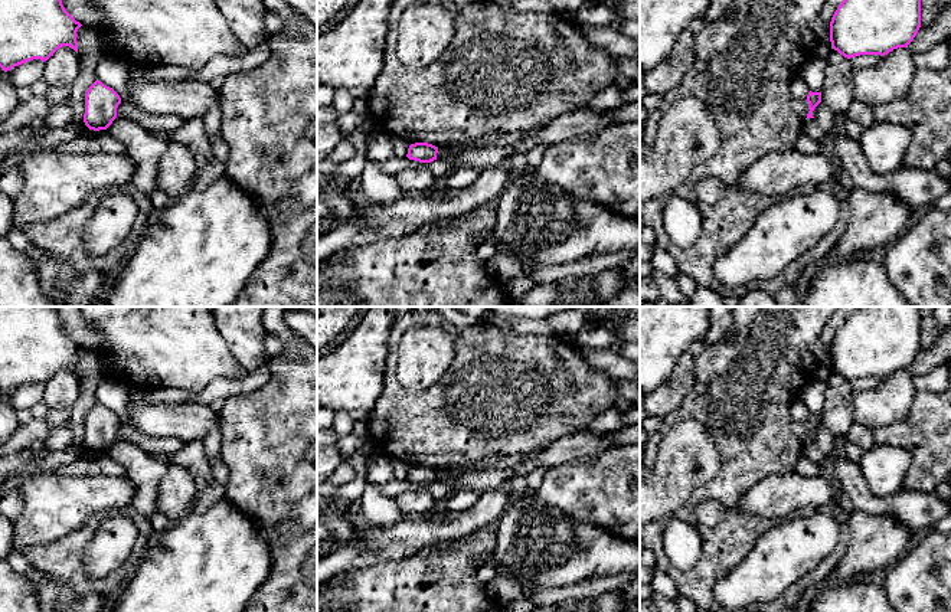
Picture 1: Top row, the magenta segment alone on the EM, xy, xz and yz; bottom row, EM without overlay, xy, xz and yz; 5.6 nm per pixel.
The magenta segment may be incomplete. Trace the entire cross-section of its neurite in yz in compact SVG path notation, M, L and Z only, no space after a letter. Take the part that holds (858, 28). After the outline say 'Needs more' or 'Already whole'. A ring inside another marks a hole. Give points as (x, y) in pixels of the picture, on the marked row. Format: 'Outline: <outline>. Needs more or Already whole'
Outline: M843 0L830 22L831 49L850 59L908 48L921 27L921 0Z. Already whole

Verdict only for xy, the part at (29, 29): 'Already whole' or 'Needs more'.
Already whole

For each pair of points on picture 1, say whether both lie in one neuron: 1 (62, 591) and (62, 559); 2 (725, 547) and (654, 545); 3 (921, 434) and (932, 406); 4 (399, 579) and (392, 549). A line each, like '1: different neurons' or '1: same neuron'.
1: different neurons
2: same neuron
3: same neuron
4: different neurons

